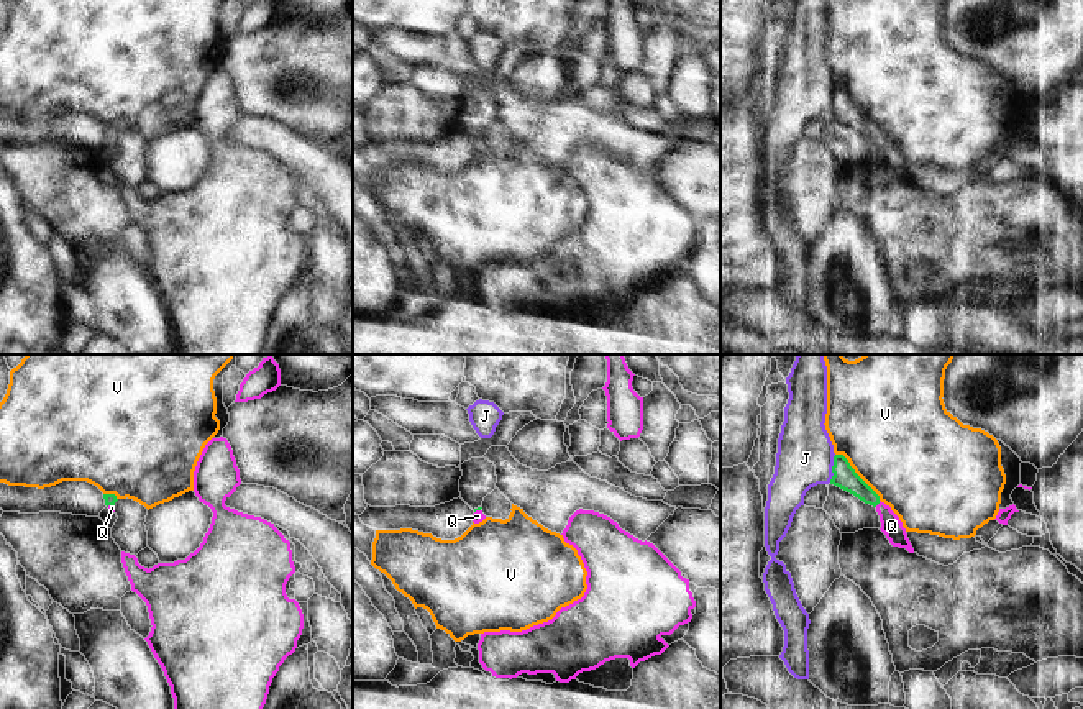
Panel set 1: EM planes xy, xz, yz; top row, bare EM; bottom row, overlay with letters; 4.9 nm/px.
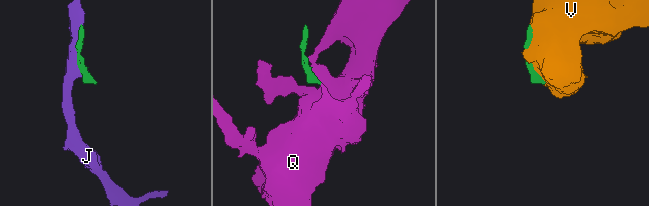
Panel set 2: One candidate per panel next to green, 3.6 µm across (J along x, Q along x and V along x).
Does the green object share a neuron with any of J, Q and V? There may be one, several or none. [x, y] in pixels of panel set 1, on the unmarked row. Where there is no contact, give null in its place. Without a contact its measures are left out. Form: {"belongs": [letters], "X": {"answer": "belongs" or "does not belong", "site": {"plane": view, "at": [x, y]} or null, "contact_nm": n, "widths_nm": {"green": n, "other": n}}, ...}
{"belongs": ["Q"], "J": {"answer": "does not belong", "site": {"plane": "yz", "at": [832, 100]}, "contact_nm": 140, "widths_nm": {"green": 120, "other": 280}}, "Q": {"answer": "belongs", "site": {"plane": "yz", "at": [877, 137]}, "contact_nm": 40, "widths_nm": {"green": 120, "other": 100}}, "V": {"answer": "does not belong", "site": {"plane": "yz", "at": [857, 107]}, "contact_nm": 320, "widths_nm": {"green": 120, "other": 500}}}

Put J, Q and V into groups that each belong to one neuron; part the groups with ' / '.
J / Q / V

